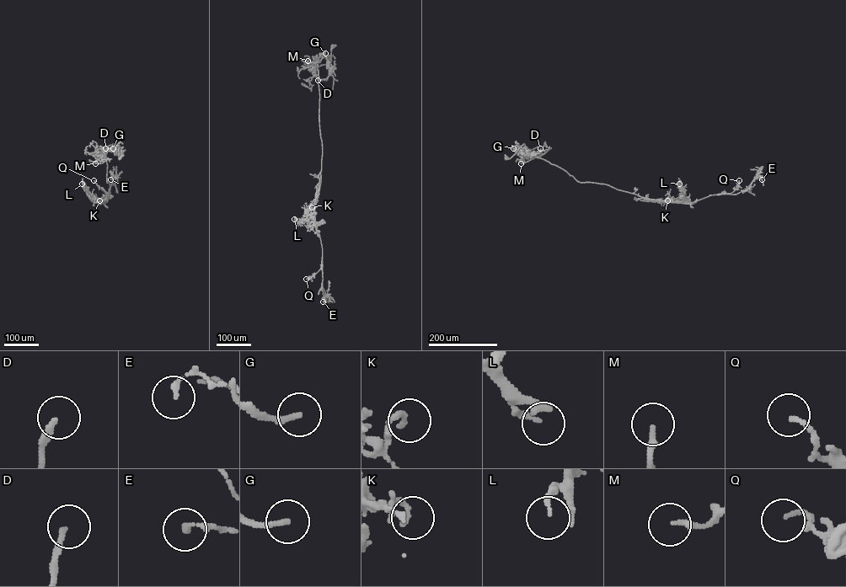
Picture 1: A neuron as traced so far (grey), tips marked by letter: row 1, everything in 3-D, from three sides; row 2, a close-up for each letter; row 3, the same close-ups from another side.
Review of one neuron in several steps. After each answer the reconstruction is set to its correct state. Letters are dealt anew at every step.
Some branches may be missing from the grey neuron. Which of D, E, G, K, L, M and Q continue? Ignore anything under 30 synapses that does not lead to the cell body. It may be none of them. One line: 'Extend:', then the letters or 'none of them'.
Extend: D, G

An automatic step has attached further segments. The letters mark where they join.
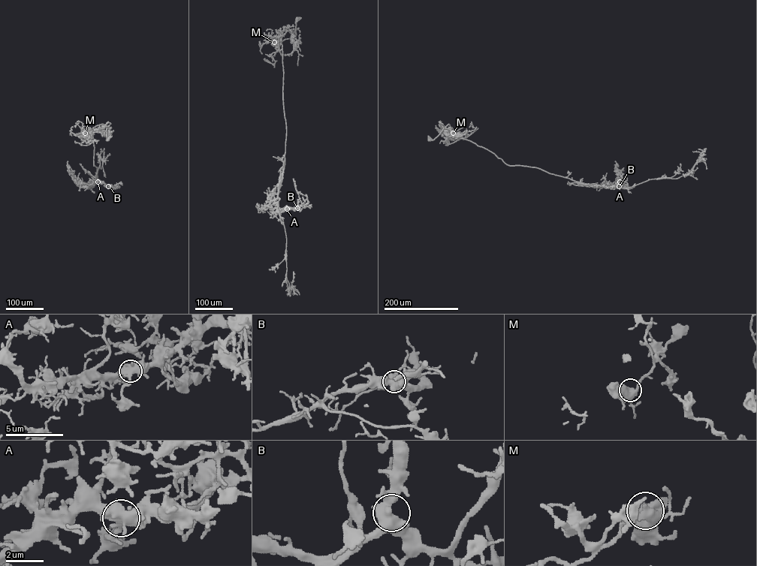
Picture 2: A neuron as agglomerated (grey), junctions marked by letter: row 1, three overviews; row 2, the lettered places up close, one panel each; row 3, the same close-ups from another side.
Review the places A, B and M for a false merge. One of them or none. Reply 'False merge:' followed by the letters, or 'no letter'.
False merge: no letter

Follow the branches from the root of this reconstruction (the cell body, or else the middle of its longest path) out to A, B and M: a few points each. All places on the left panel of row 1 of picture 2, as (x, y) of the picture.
A: (108, 139), (105, 124), (92, 128), (94, 165), (97, 172), (95, 181), (88, 188), (98, 182)
B: (108, 139), (105, 124), (92, 128), (94, 165), (97, 172), (95, 181), (88, 188), (97, 182), (108, 186)
M: (108, 139), (106, 139), (107, 126), (104, 124), (92, 128), (92, 138), (90, 135), (85, 137), (85, 133)

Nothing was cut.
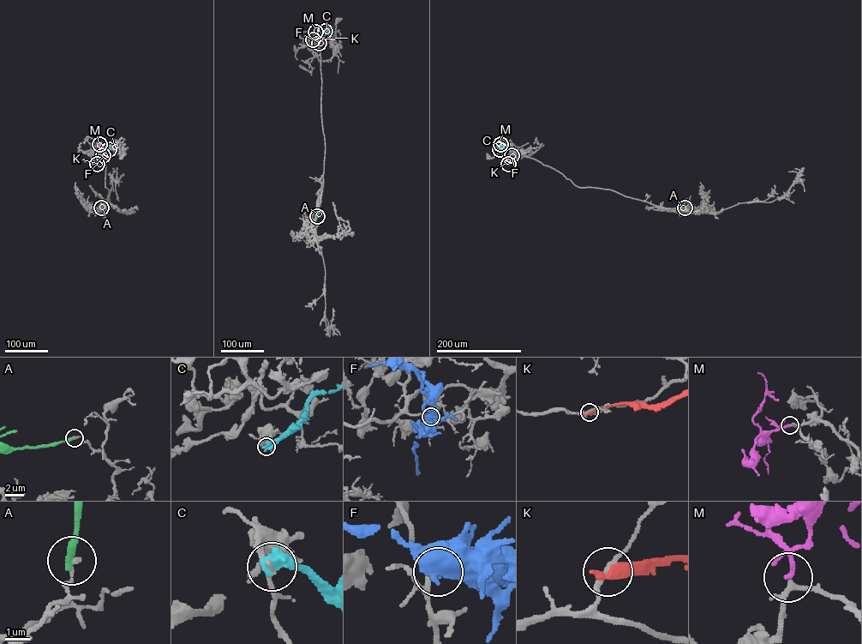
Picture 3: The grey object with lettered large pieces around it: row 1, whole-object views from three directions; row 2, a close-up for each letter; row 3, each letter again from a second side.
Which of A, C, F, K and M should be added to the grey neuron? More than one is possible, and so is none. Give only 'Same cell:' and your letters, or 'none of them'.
Same cell: M

